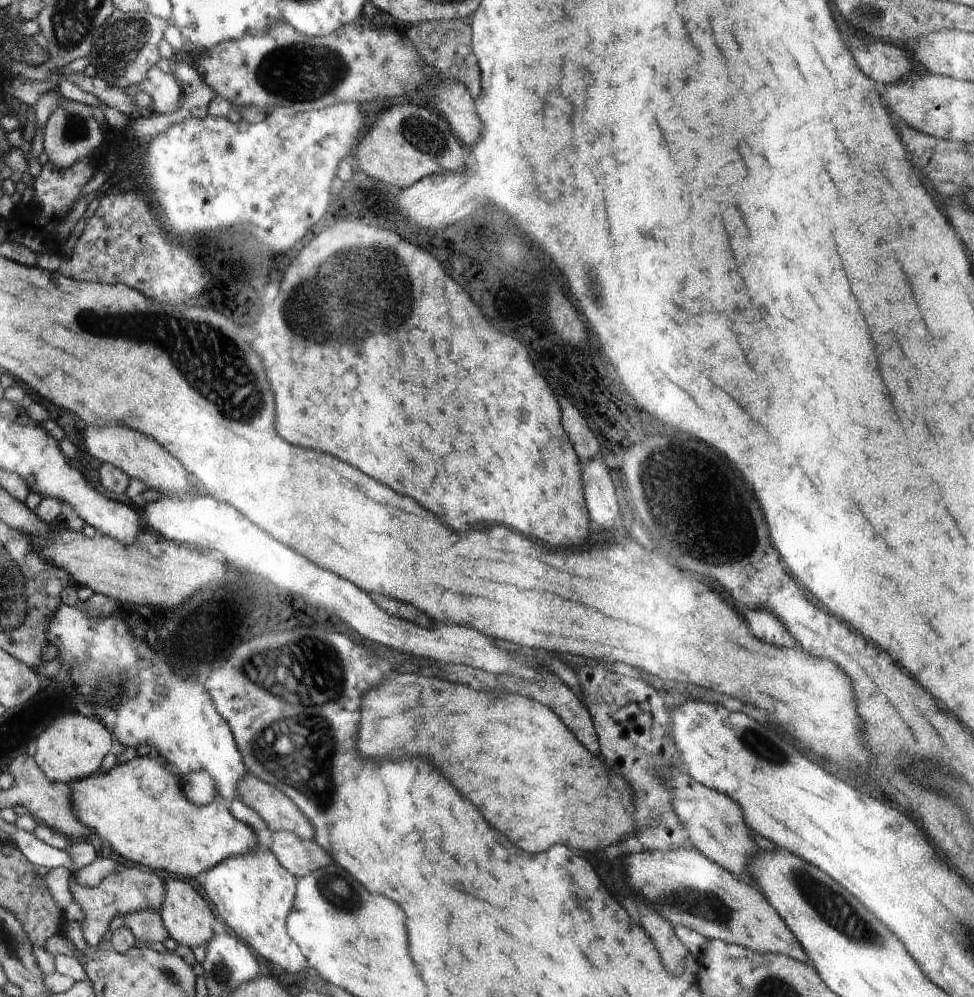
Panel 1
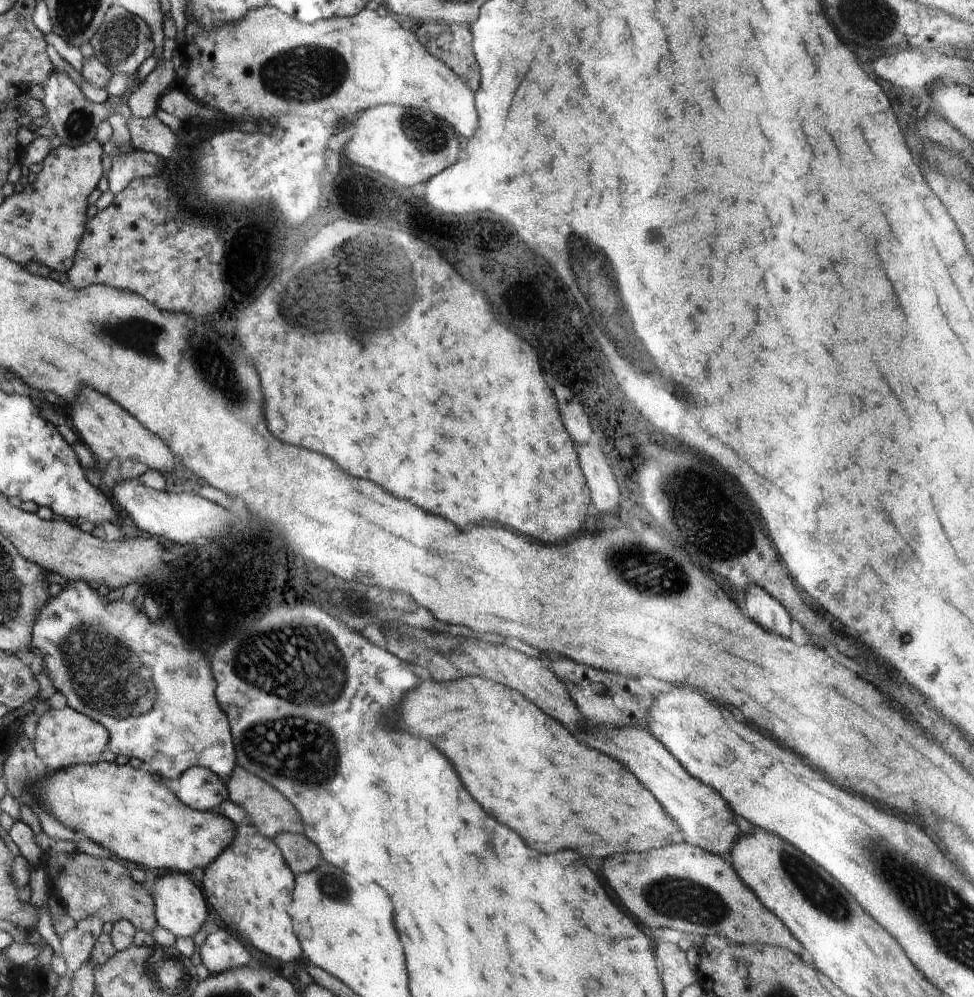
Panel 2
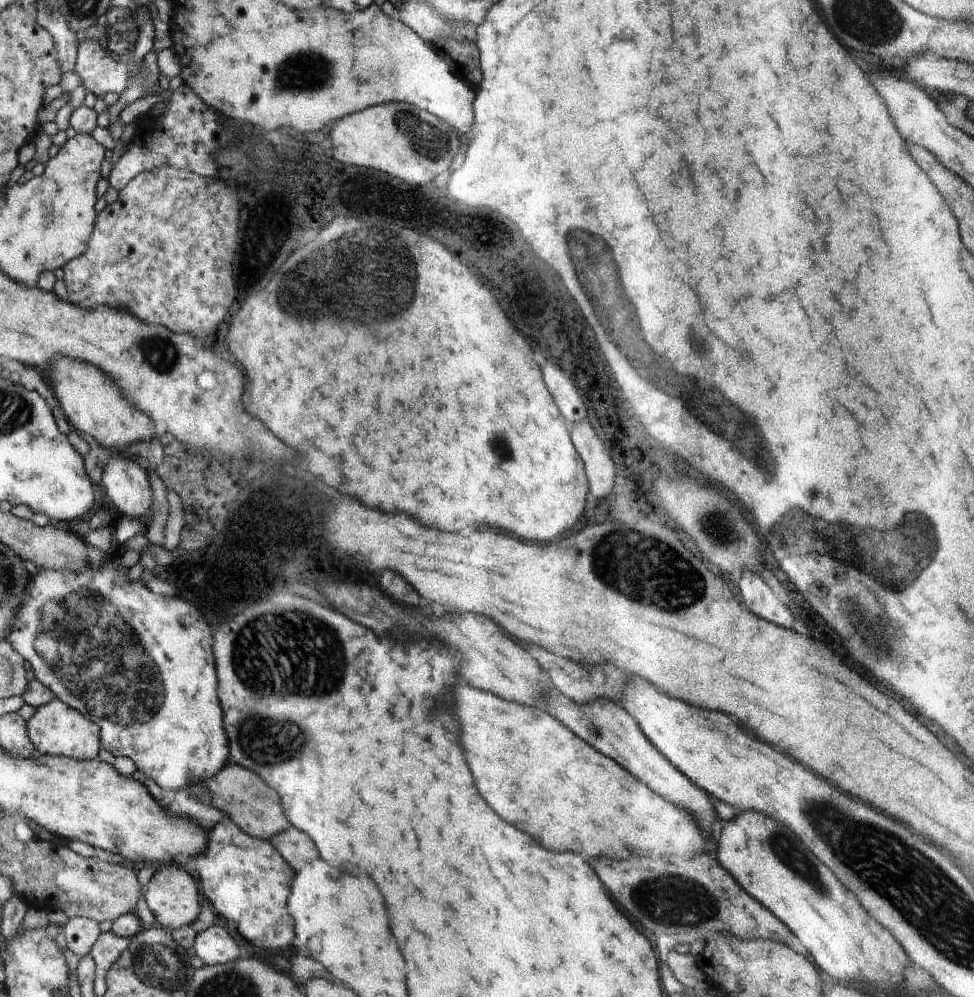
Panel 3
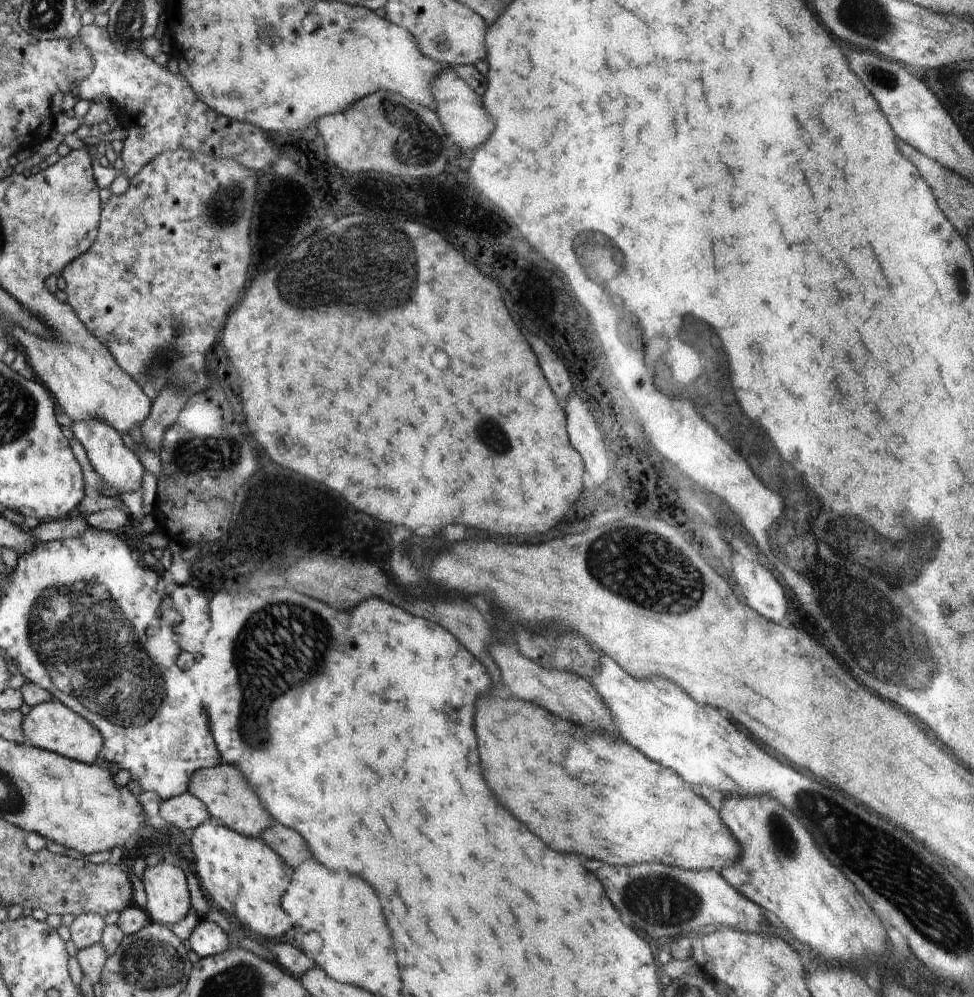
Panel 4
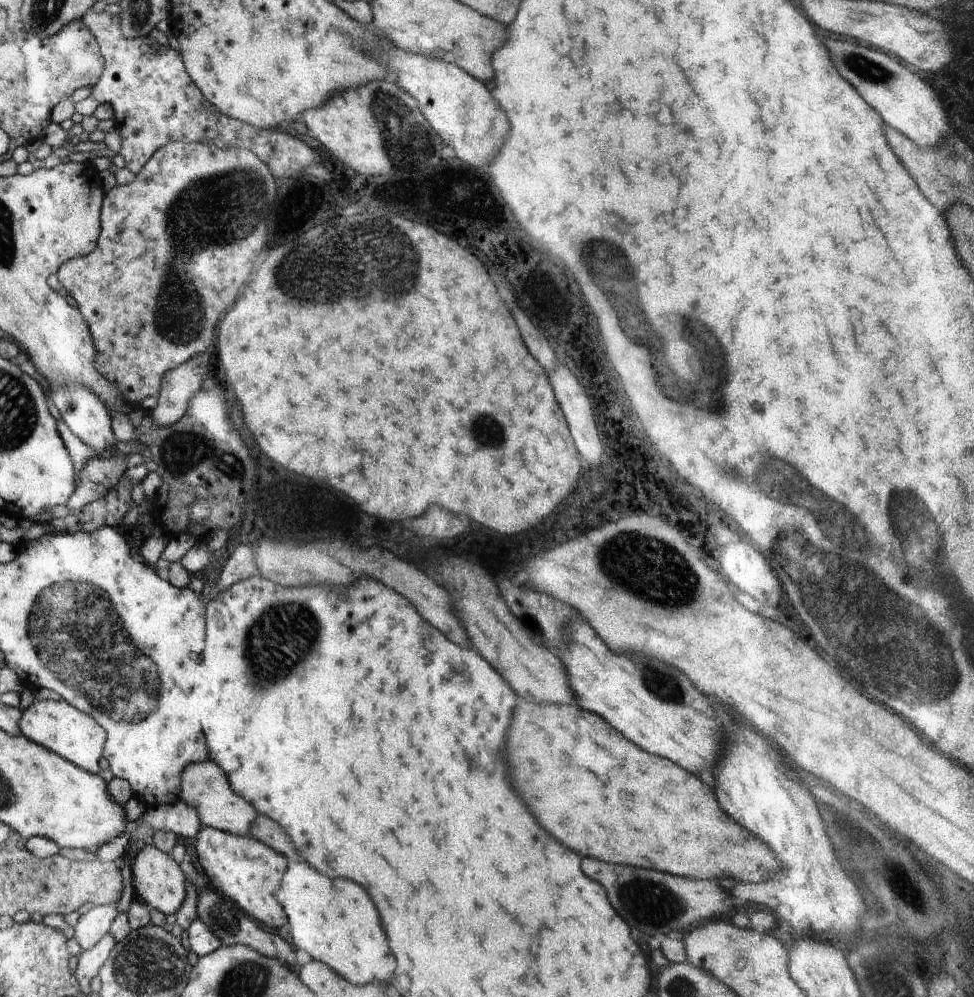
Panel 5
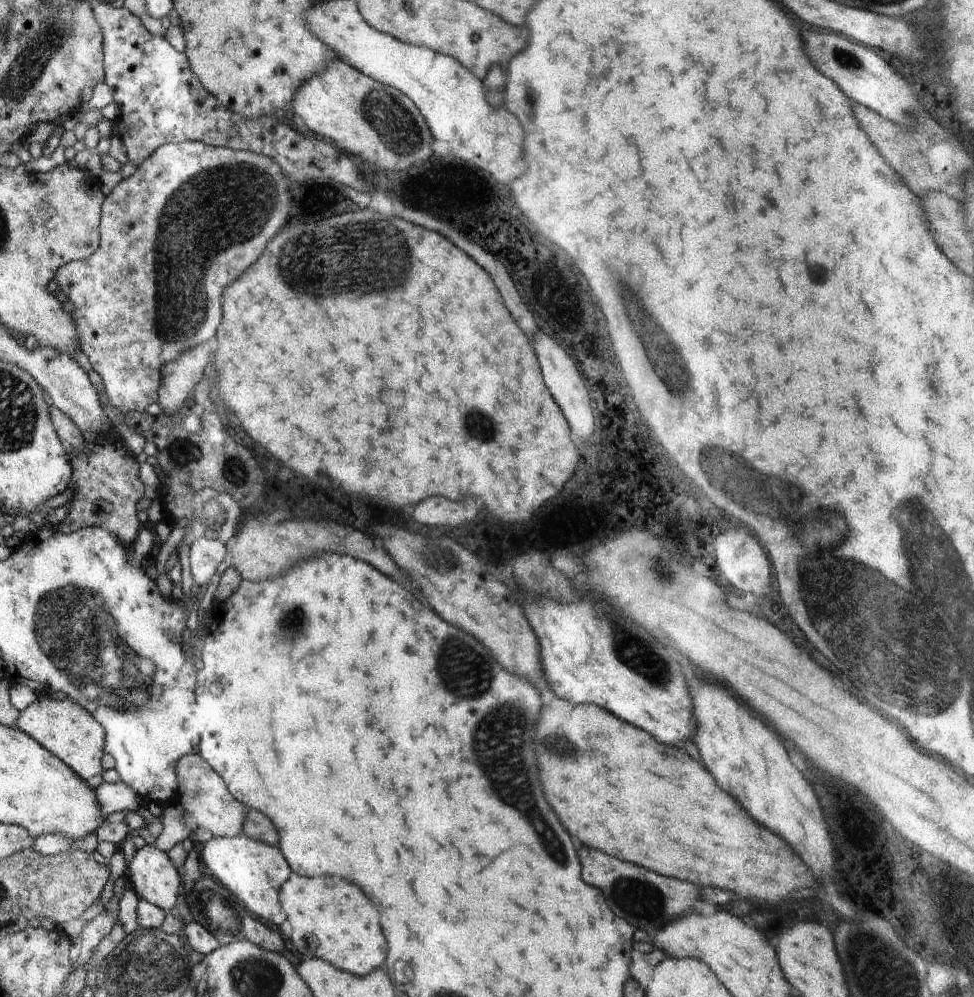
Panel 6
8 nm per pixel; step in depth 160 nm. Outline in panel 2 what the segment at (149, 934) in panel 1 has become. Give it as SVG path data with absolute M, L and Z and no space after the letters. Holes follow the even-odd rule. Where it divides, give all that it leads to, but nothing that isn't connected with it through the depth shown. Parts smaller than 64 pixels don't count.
M77 851L75 853L64 853L62 854L62 856L59 856L58 854L53 855L48 853L43 856L42 865L45 867L49 883L51 883L50 894L58 897L58 899L62 902L62 904L66 908L66 914L69 915L76 923L85 920L86 918L89 917L95 917L101 919L102 923L110 922L113 924L122 920L128 920L132 924L132 926L134 926L135 930L140 930L151 934L157 927L158 924L156 918L156 908L154 907L151 888L148 888L148 890L146 890L143 884L136 884L136 882L134 882L132 878L130 878L130 872L128 872L128 868L126 868L124 864L120 864L120 861L114 862L114 860L110 860L110 858L108 859L95 858L89 856L88 854L84 854L80 851Z

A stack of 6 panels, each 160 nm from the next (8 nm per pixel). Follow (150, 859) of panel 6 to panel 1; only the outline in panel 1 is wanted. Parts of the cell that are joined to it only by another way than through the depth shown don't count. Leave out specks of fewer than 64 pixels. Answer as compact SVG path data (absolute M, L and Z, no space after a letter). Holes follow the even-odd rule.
M172 878L166 882L166 896L159 910L159 916L168 932L169 938L178 942L178 945L186 946L194 950L202 945L208 945L216 936L213 923L216 920L210 906L202 896L188 882Z

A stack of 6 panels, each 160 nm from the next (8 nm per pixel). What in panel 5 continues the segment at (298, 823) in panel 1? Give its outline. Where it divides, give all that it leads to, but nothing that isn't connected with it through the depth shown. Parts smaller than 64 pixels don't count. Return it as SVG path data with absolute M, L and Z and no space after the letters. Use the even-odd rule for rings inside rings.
M208 759L187 764L181 774L181 798L195 808L202 826L212 827L233 835L248 836L251 822L257 817L257 810L232 789L223 770Z

